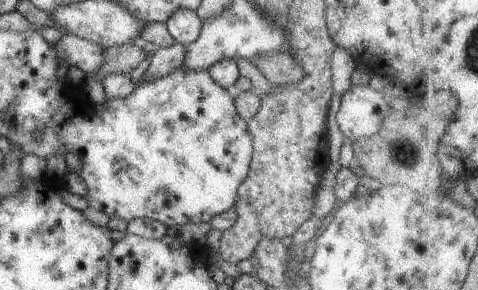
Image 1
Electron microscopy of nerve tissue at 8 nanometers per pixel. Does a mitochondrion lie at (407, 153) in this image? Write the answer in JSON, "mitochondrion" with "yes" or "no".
{"mitochondrion":"yes"}

